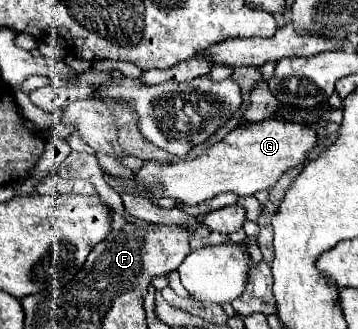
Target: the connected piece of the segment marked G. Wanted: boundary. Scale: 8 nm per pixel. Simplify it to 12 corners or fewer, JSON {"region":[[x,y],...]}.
{"region":[[268,119],[196,159],[146,161],[150,195],[198,205],[270,189],[304,163],[312,127]]}

